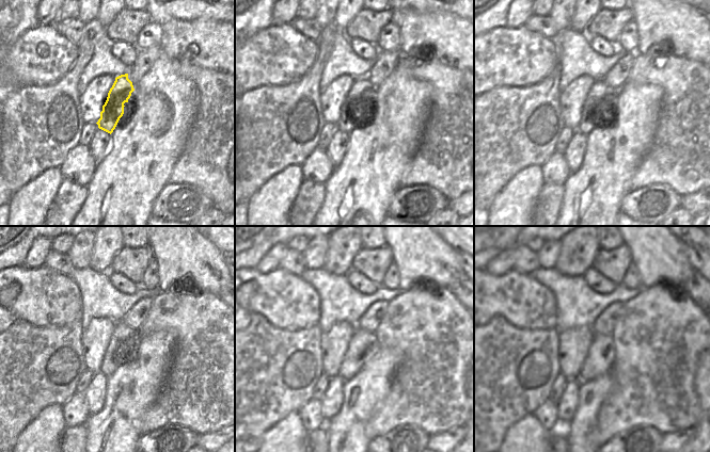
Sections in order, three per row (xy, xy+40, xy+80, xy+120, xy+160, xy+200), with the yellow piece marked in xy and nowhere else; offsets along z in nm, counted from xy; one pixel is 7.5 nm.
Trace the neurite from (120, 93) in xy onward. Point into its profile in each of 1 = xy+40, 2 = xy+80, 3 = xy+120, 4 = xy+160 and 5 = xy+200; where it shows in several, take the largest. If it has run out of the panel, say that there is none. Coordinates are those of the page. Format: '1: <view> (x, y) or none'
1: xy+40 (359, 96)
2: xy+80 (597, 110)
3: xy+120 (120, 350)
4: xy+160 (360, 349)
5: xy+200 (599, 360)

